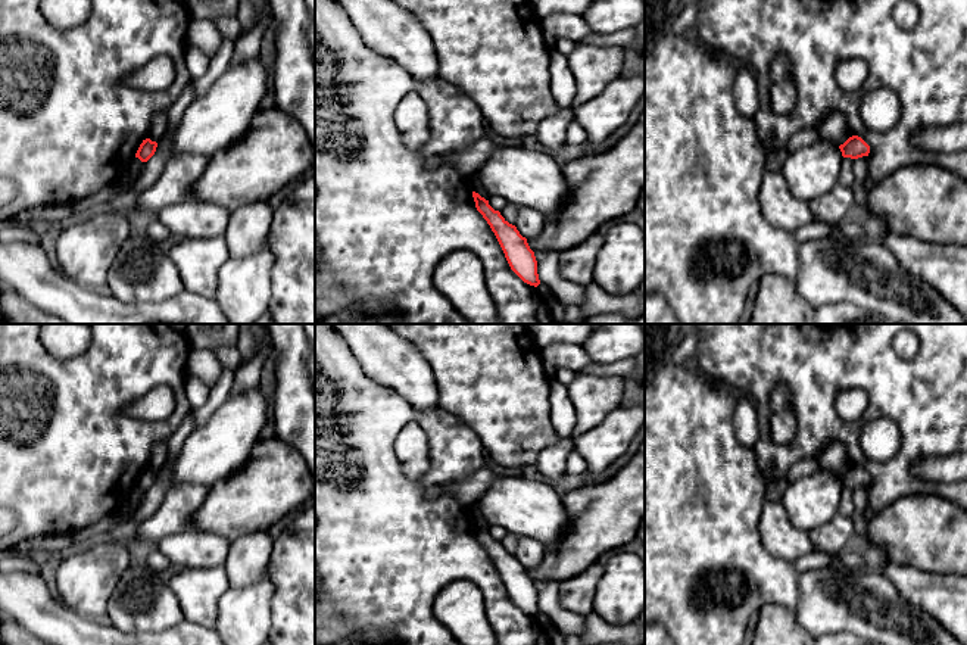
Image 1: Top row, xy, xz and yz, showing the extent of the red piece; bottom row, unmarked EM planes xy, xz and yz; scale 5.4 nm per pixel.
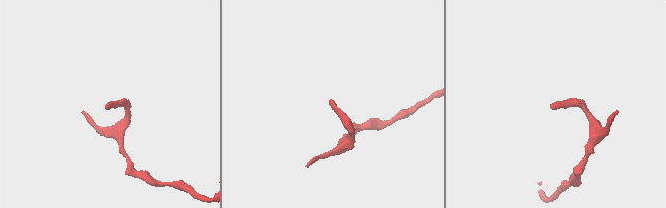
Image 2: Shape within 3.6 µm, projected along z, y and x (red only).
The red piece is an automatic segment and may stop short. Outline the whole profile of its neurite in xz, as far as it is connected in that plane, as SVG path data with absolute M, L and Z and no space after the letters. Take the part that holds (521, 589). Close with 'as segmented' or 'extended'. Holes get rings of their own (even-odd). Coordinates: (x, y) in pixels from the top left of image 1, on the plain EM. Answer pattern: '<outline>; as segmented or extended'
M472 521L477 540L495 563L511 599L527 614L537 617L540 614L537 604L537 591L530 579L527 568L520 564L515 555L509 554L499 540L495 540L489 530Z; as segmented

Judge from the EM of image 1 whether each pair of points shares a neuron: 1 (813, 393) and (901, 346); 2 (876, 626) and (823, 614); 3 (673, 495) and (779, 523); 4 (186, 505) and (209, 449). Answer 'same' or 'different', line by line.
1: different
2: same
3: different
4: different

